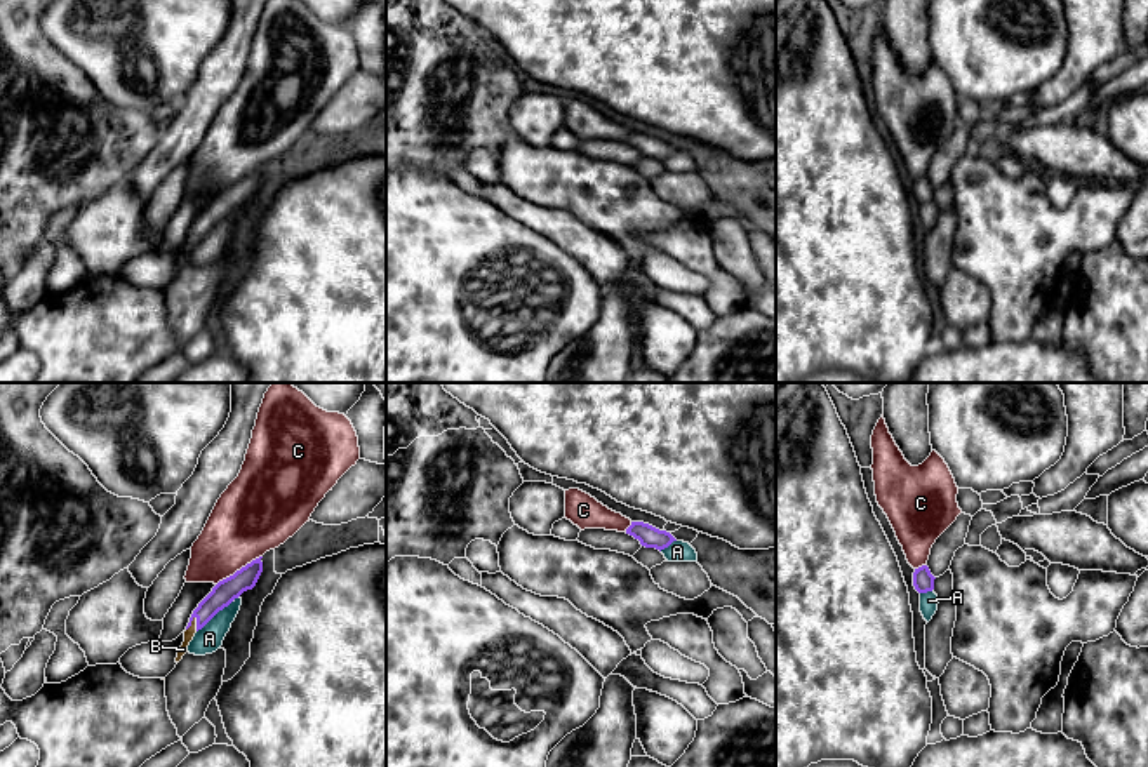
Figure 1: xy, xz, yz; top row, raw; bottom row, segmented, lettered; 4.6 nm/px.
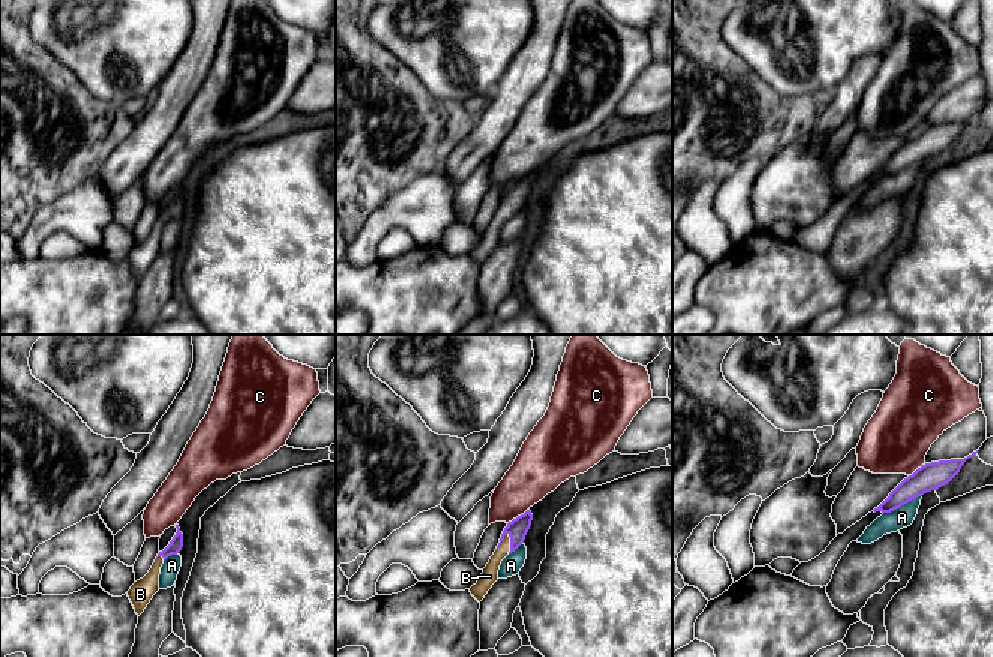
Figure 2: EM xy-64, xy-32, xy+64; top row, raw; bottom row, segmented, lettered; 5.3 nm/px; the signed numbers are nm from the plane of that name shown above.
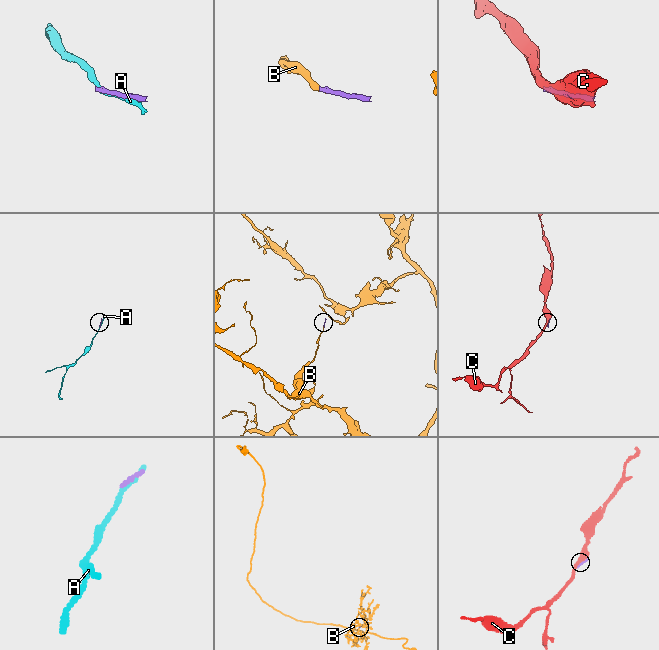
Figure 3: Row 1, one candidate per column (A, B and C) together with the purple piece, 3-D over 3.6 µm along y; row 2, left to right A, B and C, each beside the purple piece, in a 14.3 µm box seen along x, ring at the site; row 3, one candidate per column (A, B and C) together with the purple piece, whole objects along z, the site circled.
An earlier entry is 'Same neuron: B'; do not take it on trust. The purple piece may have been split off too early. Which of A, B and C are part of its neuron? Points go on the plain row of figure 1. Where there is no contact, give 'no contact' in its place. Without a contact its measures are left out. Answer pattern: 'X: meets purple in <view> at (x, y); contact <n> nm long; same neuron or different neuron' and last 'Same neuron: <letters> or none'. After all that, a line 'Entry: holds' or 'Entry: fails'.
A: meets purple in xy at (218, 221); contact 260 nm long; different neuron
B: meets purple in xy at (190, 233); contact 80 nm long; same neuron
C: meets purple in xy at (240, 180); contact 260 nm long; different neuron
Same neuron: B
Entry: holds

